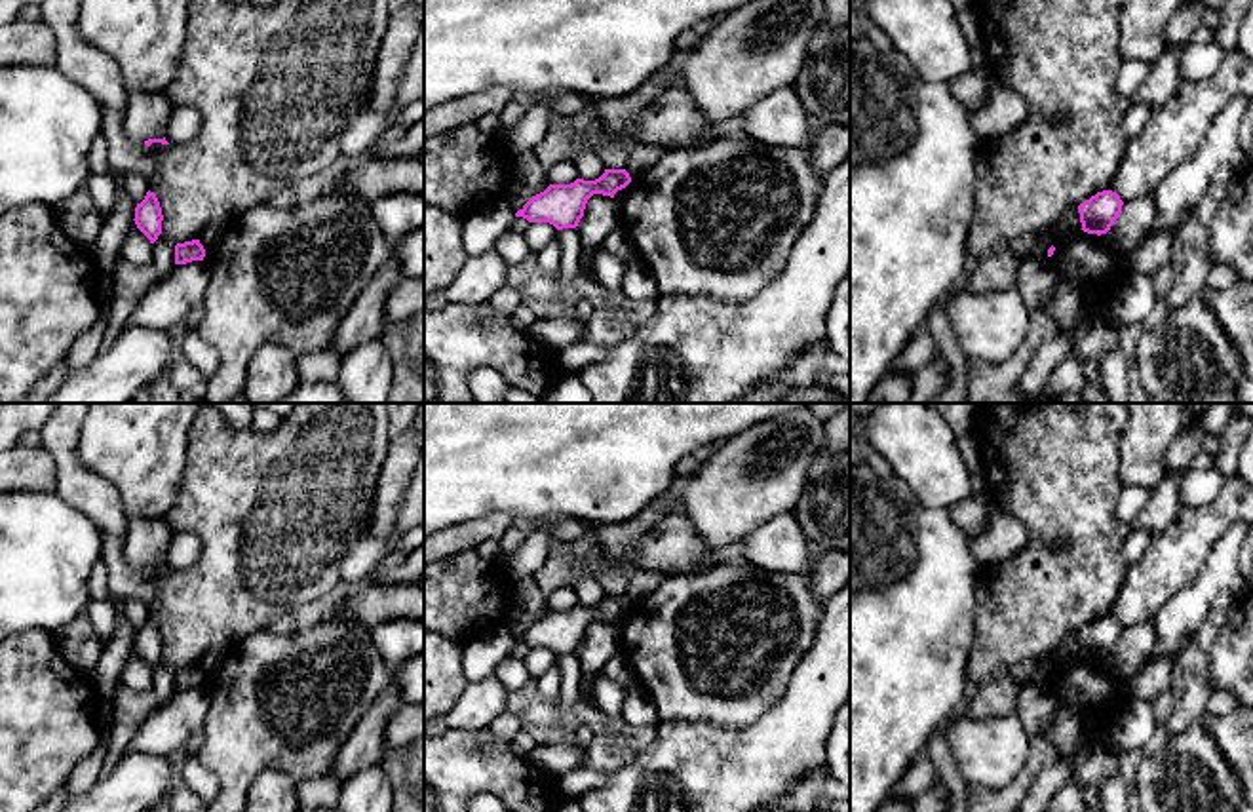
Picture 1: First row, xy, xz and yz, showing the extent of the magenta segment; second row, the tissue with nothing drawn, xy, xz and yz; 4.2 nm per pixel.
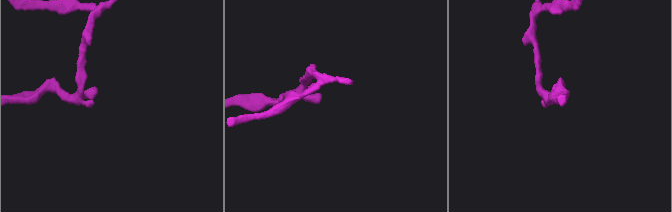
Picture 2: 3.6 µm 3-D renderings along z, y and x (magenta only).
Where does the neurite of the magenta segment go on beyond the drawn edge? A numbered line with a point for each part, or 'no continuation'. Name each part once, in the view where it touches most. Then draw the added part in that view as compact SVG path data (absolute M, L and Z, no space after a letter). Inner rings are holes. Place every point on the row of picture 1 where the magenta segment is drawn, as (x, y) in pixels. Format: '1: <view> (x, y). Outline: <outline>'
no continuation

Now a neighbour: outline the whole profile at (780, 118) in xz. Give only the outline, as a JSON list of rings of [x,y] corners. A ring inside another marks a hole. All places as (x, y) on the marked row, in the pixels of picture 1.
[[[793,87],[776,89],[740,116],[743,135],[768,146],[804,150],[814,135],[812,116]]]

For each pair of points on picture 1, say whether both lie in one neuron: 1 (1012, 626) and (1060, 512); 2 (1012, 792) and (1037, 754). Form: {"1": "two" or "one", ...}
{"1": "one", "2": "one"}

